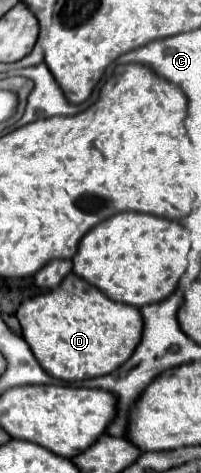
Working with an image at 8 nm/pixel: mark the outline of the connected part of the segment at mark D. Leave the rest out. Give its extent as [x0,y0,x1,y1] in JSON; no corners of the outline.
[16,273,144,381]

